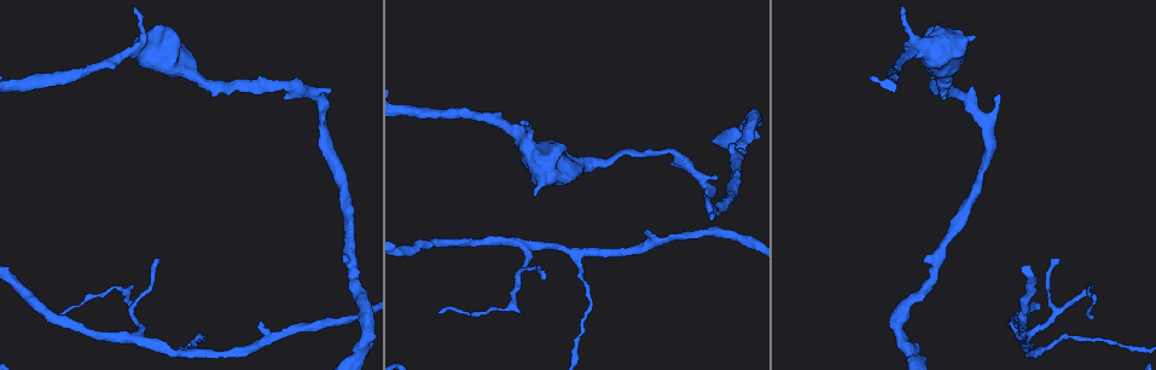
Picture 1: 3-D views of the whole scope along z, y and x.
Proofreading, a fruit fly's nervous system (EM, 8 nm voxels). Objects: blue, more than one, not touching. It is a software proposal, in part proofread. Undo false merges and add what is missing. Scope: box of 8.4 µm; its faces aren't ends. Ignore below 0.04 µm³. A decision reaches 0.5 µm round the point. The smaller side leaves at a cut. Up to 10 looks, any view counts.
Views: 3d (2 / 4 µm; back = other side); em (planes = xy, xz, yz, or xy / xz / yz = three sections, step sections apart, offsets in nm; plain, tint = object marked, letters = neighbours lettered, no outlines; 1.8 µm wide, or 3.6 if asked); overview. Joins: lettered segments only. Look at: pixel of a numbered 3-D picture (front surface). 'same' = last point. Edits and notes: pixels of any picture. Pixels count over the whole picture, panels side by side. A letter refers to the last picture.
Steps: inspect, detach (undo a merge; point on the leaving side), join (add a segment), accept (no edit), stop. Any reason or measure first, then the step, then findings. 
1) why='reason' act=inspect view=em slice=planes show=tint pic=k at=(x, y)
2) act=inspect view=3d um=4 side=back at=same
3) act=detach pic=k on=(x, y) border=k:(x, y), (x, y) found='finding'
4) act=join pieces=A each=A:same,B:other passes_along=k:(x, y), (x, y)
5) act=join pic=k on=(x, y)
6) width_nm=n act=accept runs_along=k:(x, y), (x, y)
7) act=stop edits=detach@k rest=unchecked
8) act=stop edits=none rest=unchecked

why='branch stops here' act=inspect view=em slice=planes show=tint pic=1 at=(998, 97)

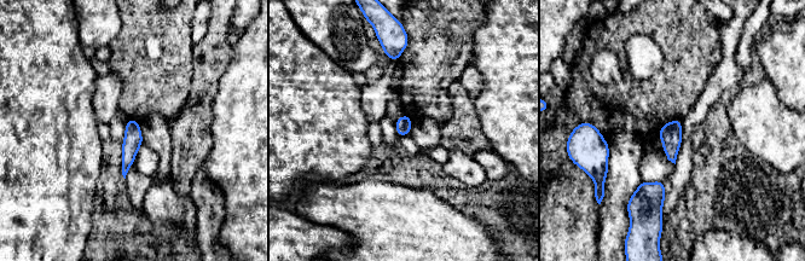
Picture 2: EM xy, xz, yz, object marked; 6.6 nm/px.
why='see the neighbours' act=inspect view=em slice=planes show=letters at=same

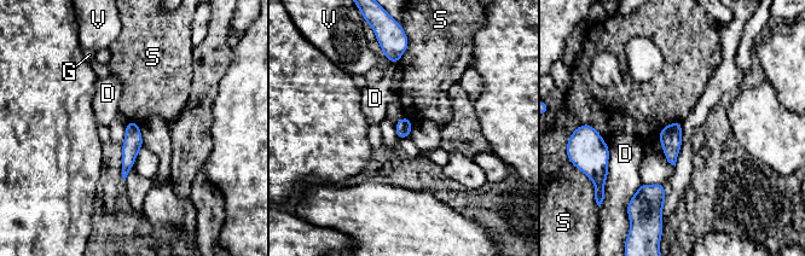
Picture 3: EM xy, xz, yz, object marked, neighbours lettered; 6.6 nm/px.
act=accept each=D:other,G:other,S:other,V:other border=3:(591, 124), (607, 144) found='none of them fits'

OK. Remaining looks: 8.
why='sharp bend' act=inspect view=em slice=planes show=letters pic=1 at=(573, 253)

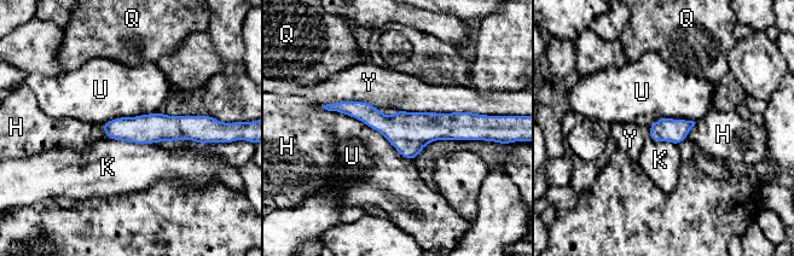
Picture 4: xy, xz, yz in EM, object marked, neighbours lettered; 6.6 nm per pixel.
act=accept each=H:other,K:other,Q:other,U:other,Y:other border=4:(158, 110), (119, 116), (100, 124) found='continuous, no second neuron'

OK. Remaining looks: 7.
why='thin end' act=inspect view=3d um=4 pic=1 at=(1059, 260)

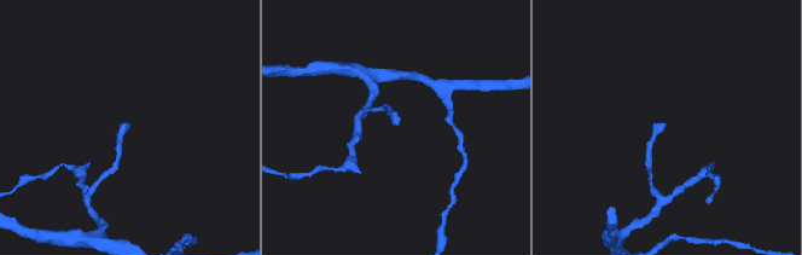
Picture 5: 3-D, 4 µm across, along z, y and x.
act=inspect view=em slice=xz step=8 show=tint pic=5 at=(395, 122)

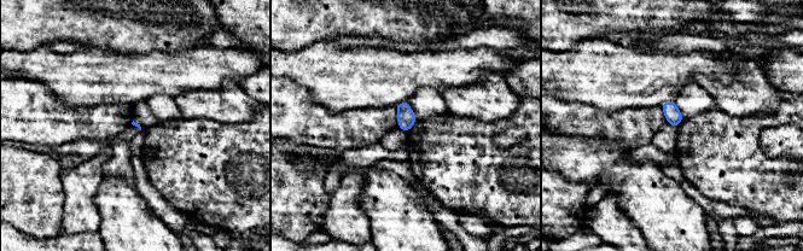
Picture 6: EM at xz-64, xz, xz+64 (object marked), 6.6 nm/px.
act=inspect view=em slice=planes show=letters at=same

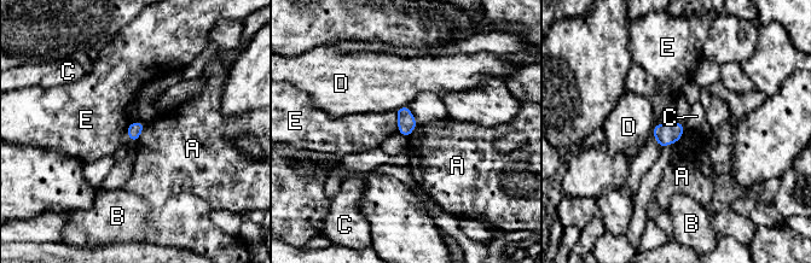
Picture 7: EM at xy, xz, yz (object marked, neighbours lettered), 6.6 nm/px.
width_nm=100 act=accept each=A:other,B:other,C:other,D:other,E:other border=7:(145, 126), (134, 142) found='none of them fits'

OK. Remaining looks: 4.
why='free end' act=inspect view=em slice=yz step=16 show=letters pic=1 at=(441, 310)

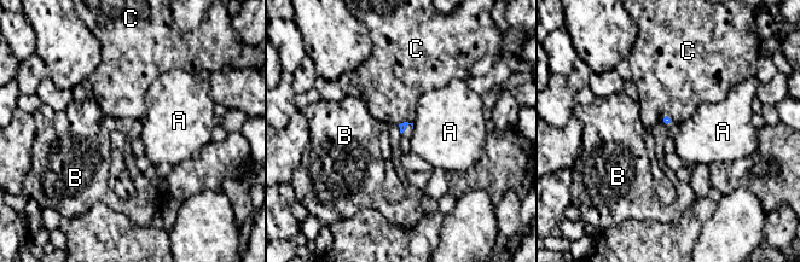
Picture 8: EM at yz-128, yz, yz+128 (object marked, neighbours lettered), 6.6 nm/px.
act=inspect view=em slice=planes show=letters at=same

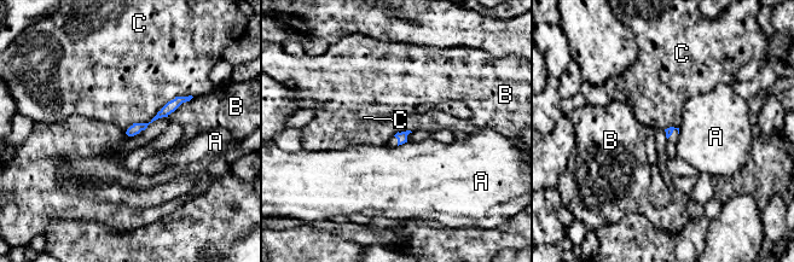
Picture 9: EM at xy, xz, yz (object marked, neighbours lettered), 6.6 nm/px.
longest_contact=C:500nm act=accept each=A:other,B:other,C:other found='no lettered segment goes on from it'

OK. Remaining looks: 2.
act=stop edits=none rest=unchecked

